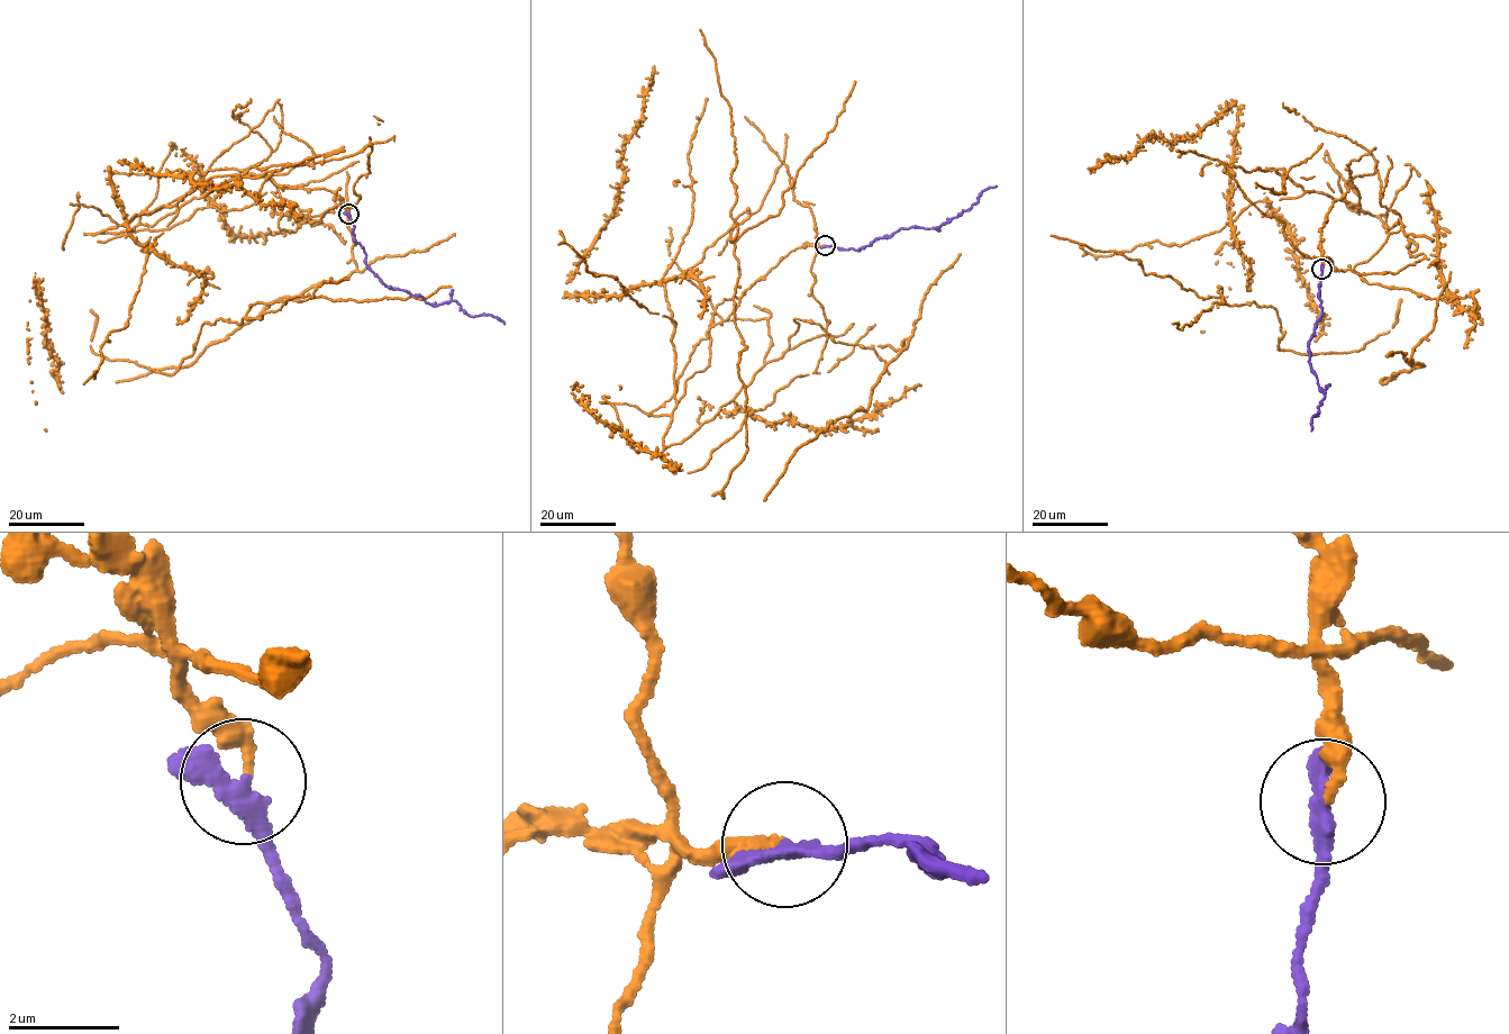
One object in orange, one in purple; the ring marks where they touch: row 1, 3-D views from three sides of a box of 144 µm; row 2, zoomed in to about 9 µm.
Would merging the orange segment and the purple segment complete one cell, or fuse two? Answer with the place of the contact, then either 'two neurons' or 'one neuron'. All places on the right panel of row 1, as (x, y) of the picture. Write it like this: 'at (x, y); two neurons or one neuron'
at (1321, 269); one neuron

